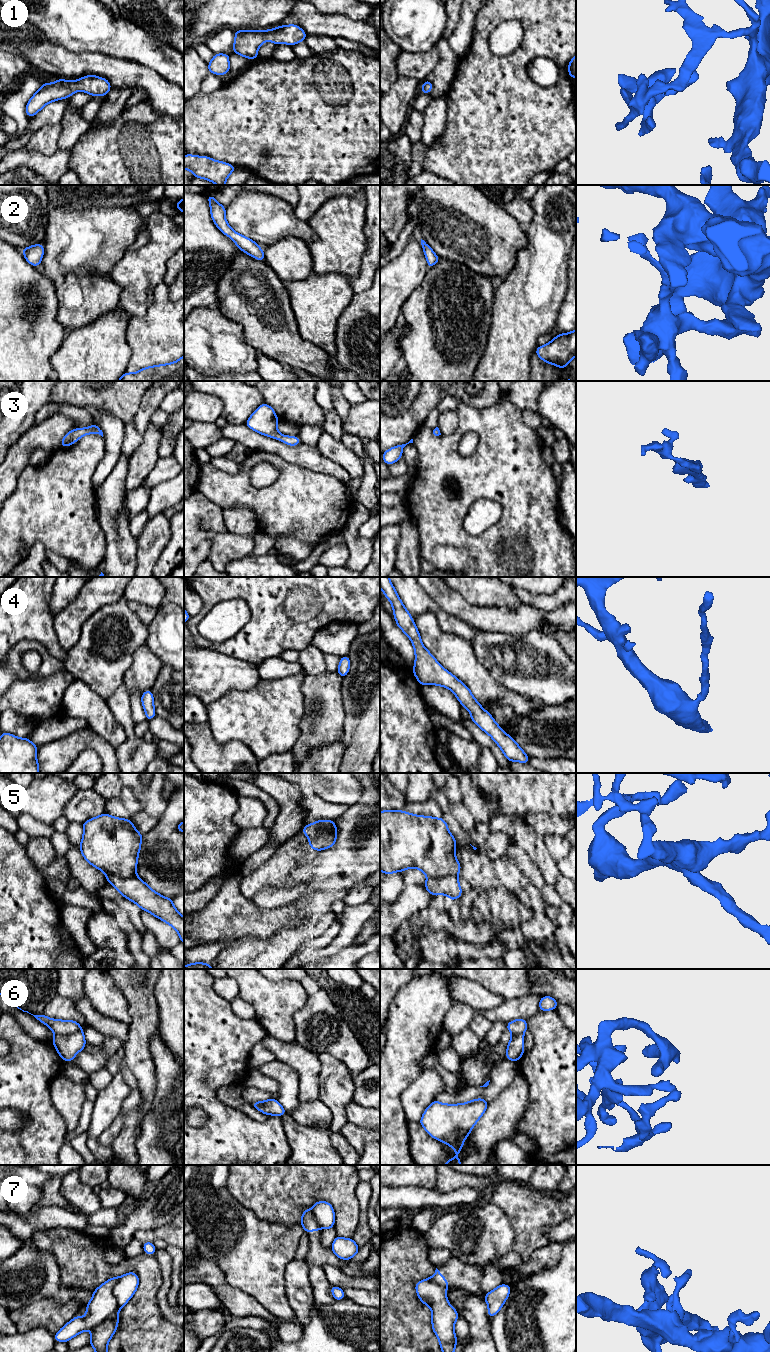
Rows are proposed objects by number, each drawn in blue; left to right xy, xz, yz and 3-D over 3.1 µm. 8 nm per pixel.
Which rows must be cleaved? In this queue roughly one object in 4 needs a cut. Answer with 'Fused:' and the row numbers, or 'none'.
Fused: 5, 6

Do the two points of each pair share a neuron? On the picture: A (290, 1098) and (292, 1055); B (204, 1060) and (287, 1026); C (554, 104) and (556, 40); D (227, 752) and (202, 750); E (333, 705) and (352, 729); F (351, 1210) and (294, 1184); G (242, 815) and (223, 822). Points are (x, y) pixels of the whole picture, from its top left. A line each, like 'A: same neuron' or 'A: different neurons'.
A: different neurons
B: different neurons
C: same neuron
D: same neuron
E: different neurons
F: same neuron
G: different neurons

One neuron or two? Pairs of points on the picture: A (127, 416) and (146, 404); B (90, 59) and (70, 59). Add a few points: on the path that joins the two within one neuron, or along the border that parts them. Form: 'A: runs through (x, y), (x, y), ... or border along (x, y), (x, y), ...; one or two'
A: border along (146, 391), (132, 419); two
B: runs through (85, 59), (75, 59); one

